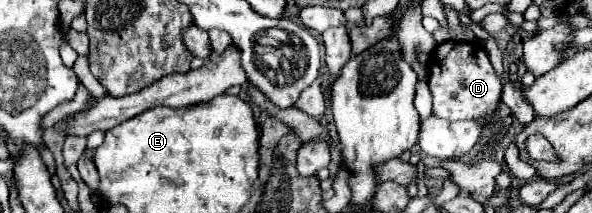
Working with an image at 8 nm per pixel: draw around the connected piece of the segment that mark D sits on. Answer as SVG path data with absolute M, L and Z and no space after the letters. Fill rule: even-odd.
M445 42L429 58L429 90L433 96L433 116L457 122L457 120L481 120L493 116L501 100L503 84L493 70L483 46L469 42Z

